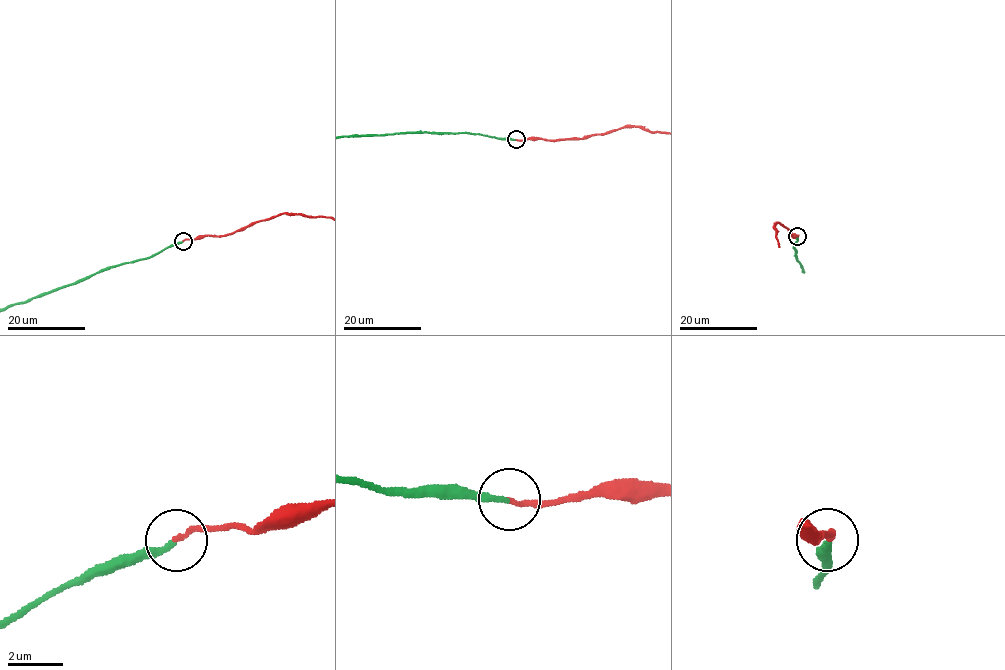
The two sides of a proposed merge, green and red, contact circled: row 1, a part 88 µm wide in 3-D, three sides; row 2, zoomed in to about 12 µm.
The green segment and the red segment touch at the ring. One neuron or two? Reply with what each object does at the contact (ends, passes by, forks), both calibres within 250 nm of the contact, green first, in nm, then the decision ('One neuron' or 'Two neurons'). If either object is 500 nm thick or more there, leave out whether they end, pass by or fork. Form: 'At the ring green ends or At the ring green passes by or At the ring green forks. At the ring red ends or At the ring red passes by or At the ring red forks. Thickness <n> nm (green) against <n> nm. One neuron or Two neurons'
At the ring green ends. At the ring red ends. Thickness 220 nm (green) against 180 nm. One neuron

